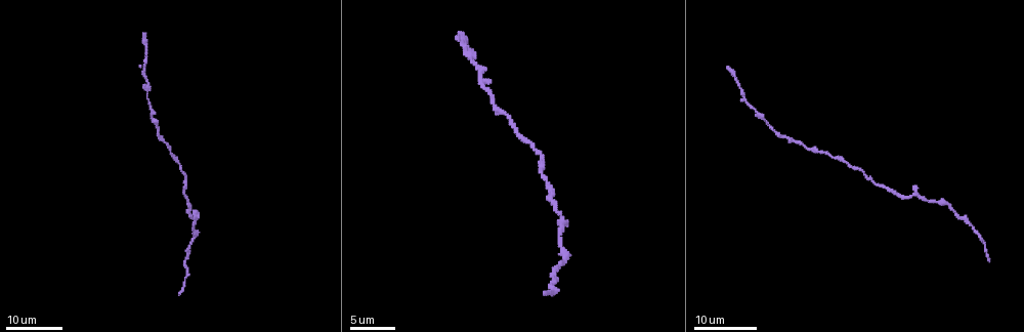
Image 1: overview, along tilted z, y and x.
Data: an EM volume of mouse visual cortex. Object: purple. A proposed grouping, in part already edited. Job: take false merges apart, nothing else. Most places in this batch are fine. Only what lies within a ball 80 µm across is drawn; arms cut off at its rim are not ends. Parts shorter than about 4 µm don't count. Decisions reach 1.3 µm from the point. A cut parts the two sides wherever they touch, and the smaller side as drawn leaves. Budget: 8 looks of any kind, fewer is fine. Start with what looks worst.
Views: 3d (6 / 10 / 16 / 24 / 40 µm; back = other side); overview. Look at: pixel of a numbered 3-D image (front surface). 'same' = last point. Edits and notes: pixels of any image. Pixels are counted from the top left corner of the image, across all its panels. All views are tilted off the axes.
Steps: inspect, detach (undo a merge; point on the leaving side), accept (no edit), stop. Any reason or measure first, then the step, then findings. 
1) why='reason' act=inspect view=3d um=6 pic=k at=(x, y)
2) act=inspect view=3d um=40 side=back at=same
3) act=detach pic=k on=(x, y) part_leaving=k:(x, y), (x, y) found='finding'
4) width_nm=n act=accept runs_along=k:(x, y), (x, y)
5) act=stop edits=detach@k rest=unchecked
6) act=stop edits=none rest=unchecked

why='three arms meet' act=inspect view=3d um=16 pic=1 at=(787, 136)

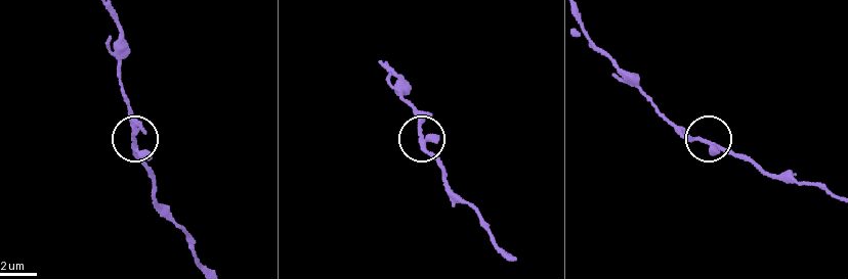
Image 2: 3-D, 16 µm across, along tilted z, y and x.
act=inspect view=3d um=6 pic=2 at=(703, 140)

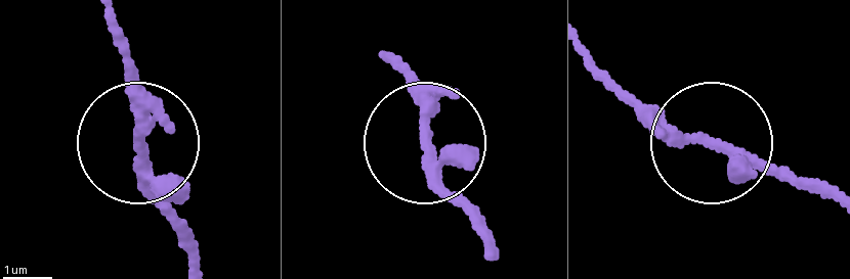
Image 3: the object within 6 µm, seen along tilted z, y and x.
arms=3 act=accept runs_along=3:(491, 241), (448, 186), (429, 101), (402, 64) found='continuous, no second neuron'

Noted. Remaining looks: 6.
why='thick turns thin' act=inspect view=3d um=16 pic=1 at=(950, 203)

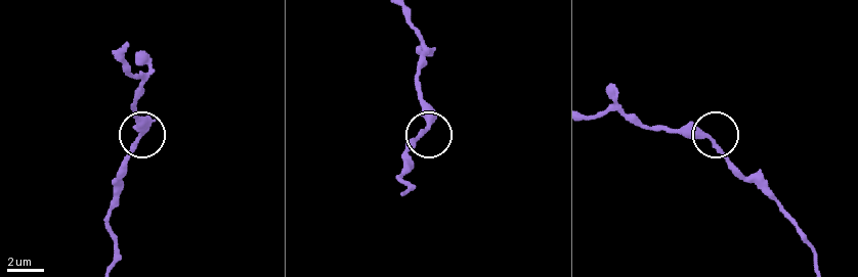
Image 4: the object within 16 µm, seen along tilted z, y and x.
act=inspect view=3d um=10 pic=4 at=(712, 139)

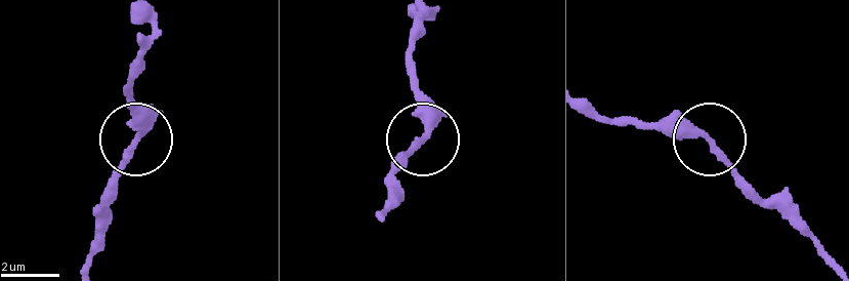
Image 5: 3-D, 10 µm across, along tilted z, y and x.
act=accept runs_along=5:(415, 13), (409, 69), (424, 138), (385, 174) found='one neuron here'

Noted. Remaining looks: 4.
why='thick turns thin' act=inspect view=3d um=16 pic=1 at=(145, 81)

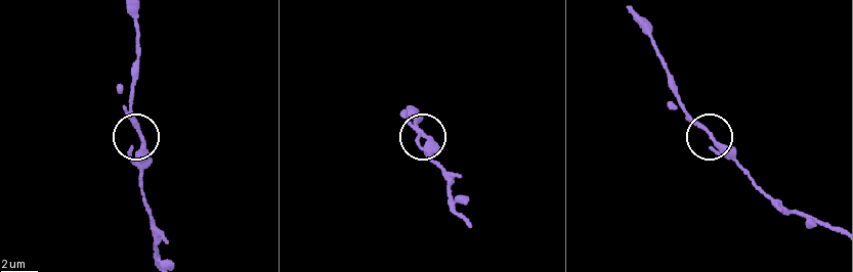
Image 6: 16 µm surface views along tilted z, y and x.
why='zoom in' act=inspect view=3d um=6 pic=6 at=(425, 137)

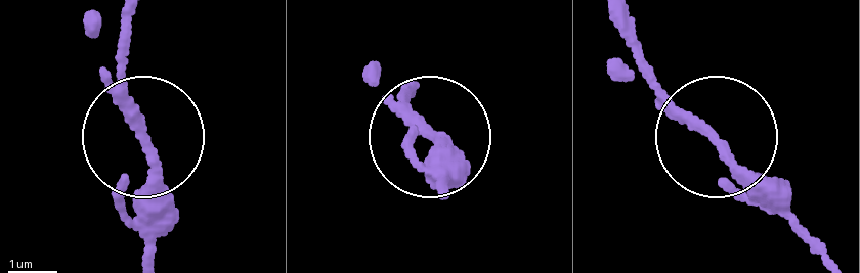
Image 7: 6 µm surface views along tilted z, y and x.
act=accept runs_along=7:(825, 254), (641, 70) found='one neuron here'

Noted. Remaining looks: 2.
why='sudden change in width' act=inspect view=3d um=24 pic=1 at=(810, 150)

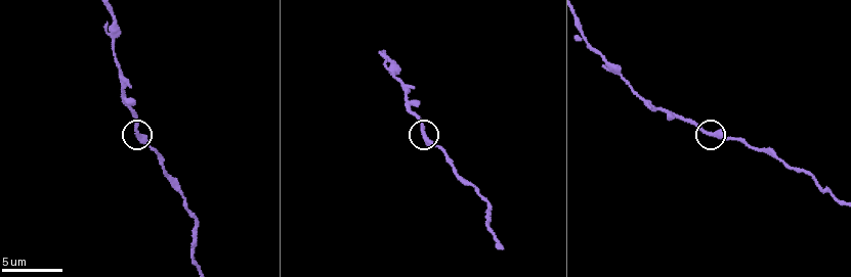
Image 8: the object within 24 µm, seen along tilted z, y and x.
act=inspect view=3d um=6 pic=8 at=(707, 133)

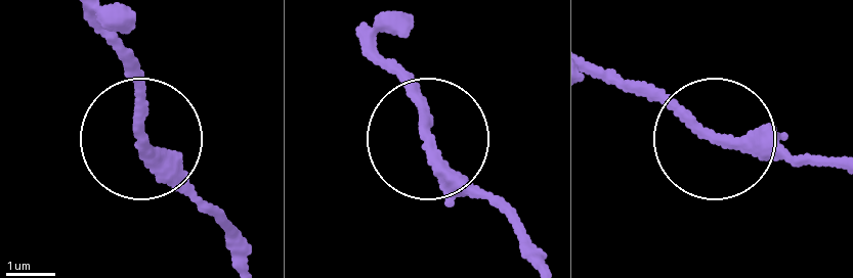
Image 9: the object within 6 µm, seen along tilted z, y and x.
width_nm=250 act=accept runs_along=9:(244, 264), (221, 218), (147, 139), (141, 82), (115, 40) found='continuous, no second neuron'

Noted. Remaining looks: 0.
act=stop edits=none rest=unchecked

